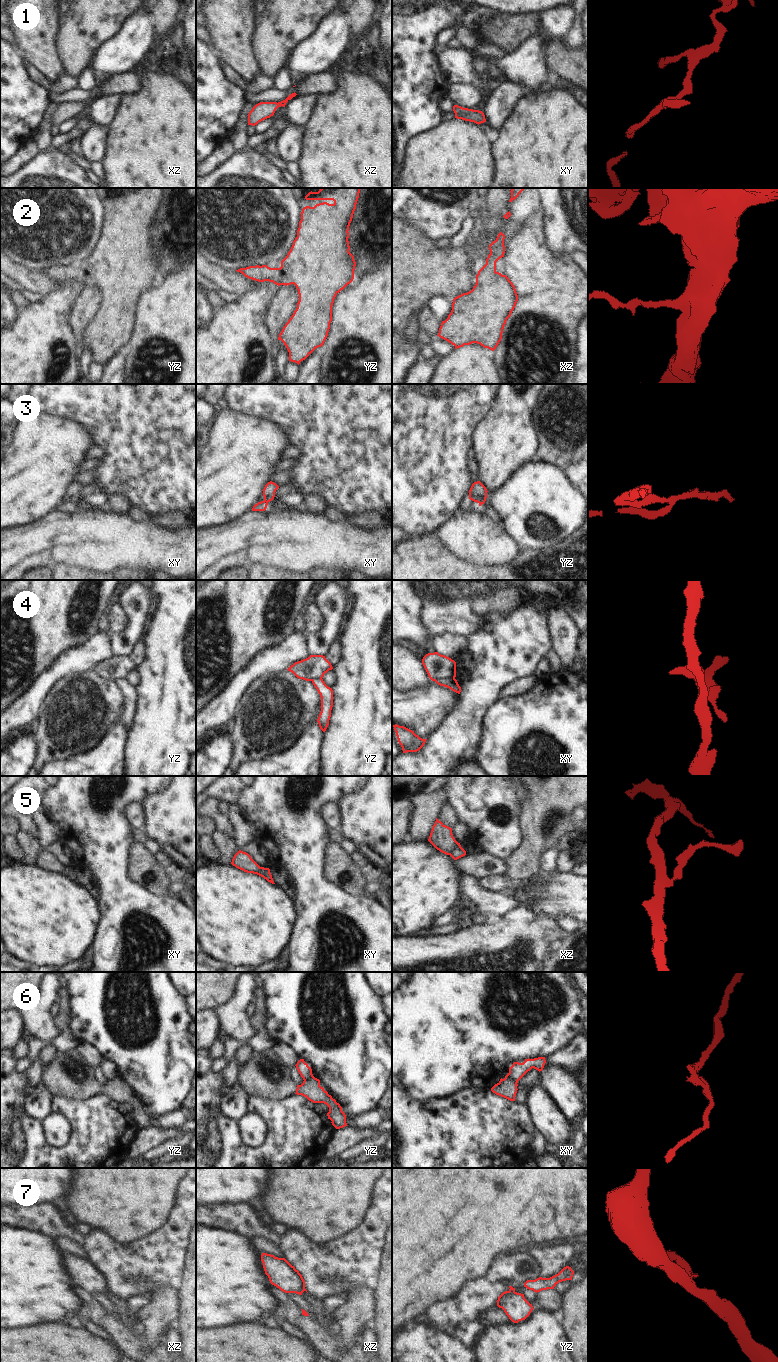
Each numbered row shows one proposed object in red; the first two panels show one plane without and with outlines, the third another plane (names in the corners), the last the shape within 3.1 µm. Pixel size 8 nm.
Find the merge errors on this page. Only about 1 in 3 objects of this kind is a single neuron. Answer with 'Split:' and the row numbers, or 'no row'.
Split: 3, 4, 5, 6, 7

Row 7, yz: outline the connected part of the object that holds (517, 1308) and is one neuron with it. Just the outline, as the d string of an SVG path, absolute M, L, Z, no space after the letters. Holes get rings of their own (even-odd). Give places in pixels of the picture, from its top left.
M505 1291L497 1300L497 1306L502 1308L509 1319L518 1323L525 1320L534 1309L524 1297L524 1294L517 1292Z

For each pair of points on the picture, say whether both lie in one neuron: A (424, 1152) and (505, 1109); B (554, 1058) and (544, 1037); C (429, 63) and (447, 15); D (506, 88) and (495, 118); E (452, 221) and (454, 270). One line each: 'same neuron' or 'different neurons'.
A: same neuron
B: different neurons
C: same neuron
D: same neuron
E: different neurons

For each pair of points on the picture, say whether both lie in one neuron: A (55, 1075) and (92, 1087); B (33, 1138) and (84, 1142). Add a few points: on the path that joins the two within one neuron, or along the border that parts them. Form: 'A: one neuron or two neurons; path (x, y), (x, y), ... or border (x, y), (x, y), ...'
A: one neuron; path (64, 1076), (77, 1085), (83, 1085)
B: one neuron; path (46, 1151), (48, 1153), (71, 1153)

